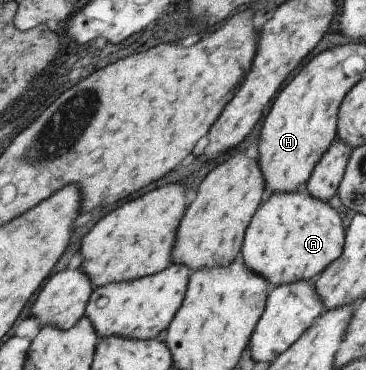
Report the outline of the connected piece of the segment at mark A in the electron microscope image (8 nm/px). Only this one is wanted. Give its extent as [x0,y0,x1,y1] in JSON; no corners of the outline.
[240,191,344,288]

